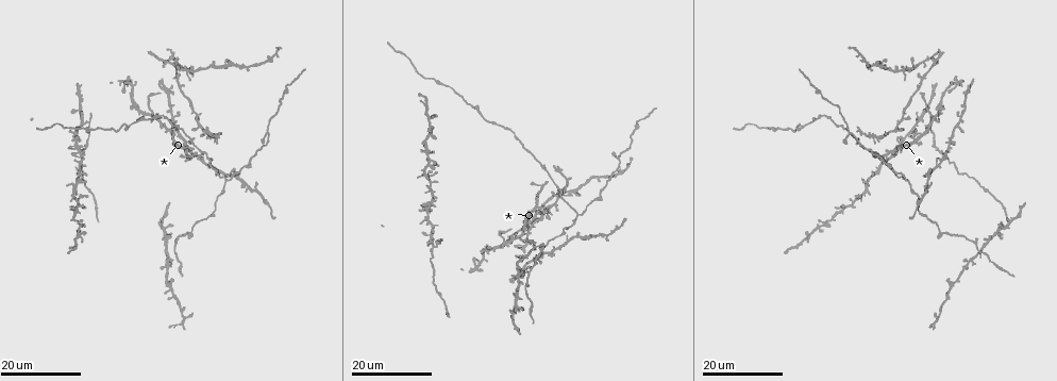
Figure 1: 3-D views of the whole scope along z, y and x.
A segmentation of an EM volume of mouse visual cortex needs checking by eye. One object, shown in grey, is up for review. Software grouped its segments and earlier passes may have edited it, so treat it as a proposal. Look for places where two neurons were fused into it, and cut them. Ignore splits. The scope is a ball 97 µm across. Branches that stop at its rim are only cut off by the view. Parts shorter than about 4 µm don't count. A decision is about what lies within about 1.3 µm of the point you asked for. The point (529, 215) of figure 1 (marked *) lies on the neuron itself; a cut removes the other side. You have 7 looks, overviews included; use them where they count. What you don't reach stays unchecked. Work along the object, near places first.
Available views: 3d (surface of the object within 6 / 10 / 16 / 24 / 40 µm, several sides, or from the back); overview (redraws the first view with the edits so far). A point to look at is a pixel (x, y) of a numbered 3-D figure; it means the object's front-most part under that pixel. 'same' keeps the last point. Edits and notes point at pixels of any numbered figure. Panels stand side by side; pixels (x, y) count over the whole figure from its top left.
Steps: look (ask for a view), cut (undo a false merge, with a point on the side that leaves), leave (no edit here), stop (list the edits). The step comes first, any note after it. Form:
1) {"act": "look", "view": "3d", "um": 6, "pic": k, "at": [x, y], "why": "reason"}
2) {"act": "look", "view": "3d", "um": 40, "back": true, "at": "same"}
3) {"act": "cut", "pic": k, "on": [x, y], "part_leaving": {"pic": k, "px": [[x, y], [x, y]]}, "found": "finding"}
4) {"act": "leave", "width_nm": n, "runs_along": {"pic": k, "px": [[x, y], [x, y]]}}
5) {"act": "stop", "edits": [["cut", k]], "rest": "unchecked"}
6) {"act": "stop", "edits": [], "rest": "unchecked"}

{"act": "look", "view": "3d", "um": 16, "pic": 1, "at": [942, 102], "why": "branch point"}

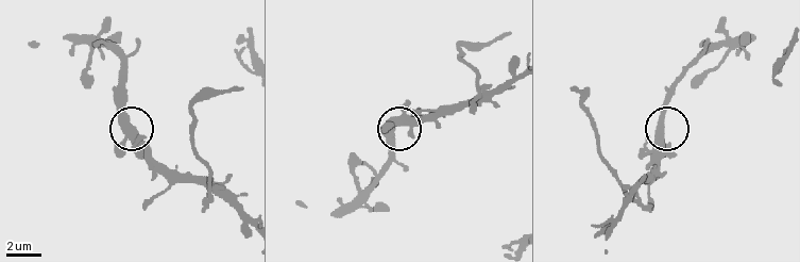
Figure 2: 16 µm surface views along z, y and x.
{"act": "look", "view": "3d", "um": 10, "pic": 2, "at": [395, 124]}

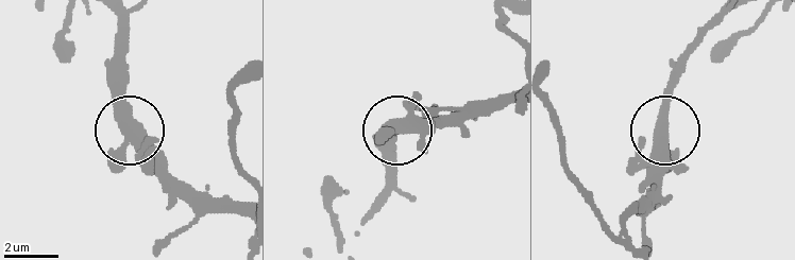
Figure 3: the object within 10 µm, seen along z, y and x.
{"act": "leave", "side_arm_um": 51, "runs_along": {"pic": 3, "px": [[239, 214], [199, 201], [137, 139], [125, 98], [112, 80]]}, "found": "all the same neuron"}

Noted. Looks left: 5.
{"act": "look", "view": "3d", "um": 24, "pic": 1, "at": [504, 242], "why": "thin arm on a thick one"}

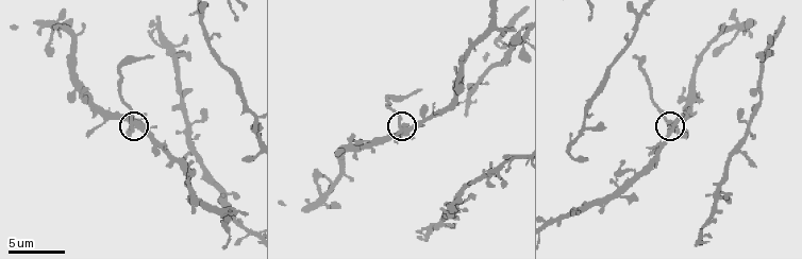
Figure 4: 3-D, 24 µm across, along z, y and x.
{"act": "look", "view": "3d", "um": 10, "pic": 4, "at": [401, 130]}

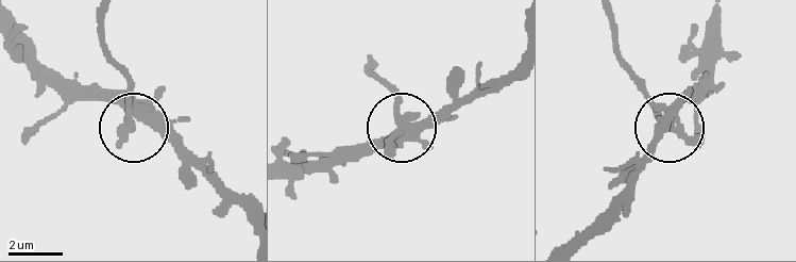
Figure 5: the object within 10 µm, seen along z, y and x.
{"act": "look", "view": "3d", "um": 6, "pic": 5, "at": [133, 126], "why": "zoom in"}

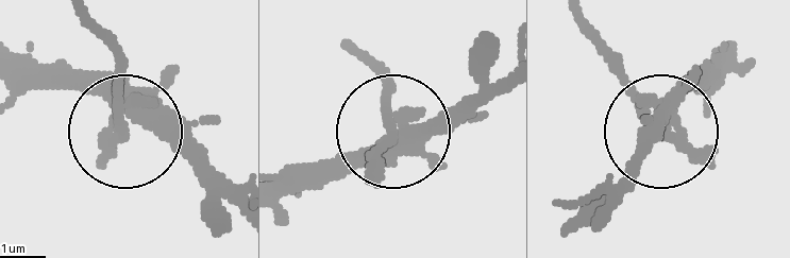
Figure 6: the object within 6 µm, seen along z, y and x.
{"act": "cut", "pic": 6, "on": [115, 151], "arms": 3, "part_leaving": {"pic": 6, "px": [[118, 110], [118, 56], [96, 22]]}, "found": "a second neuron is stuck on"}

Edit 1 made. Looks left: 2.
{"act": "stop", "edits": [["cut", 6]], "rest": "unchecked"}

